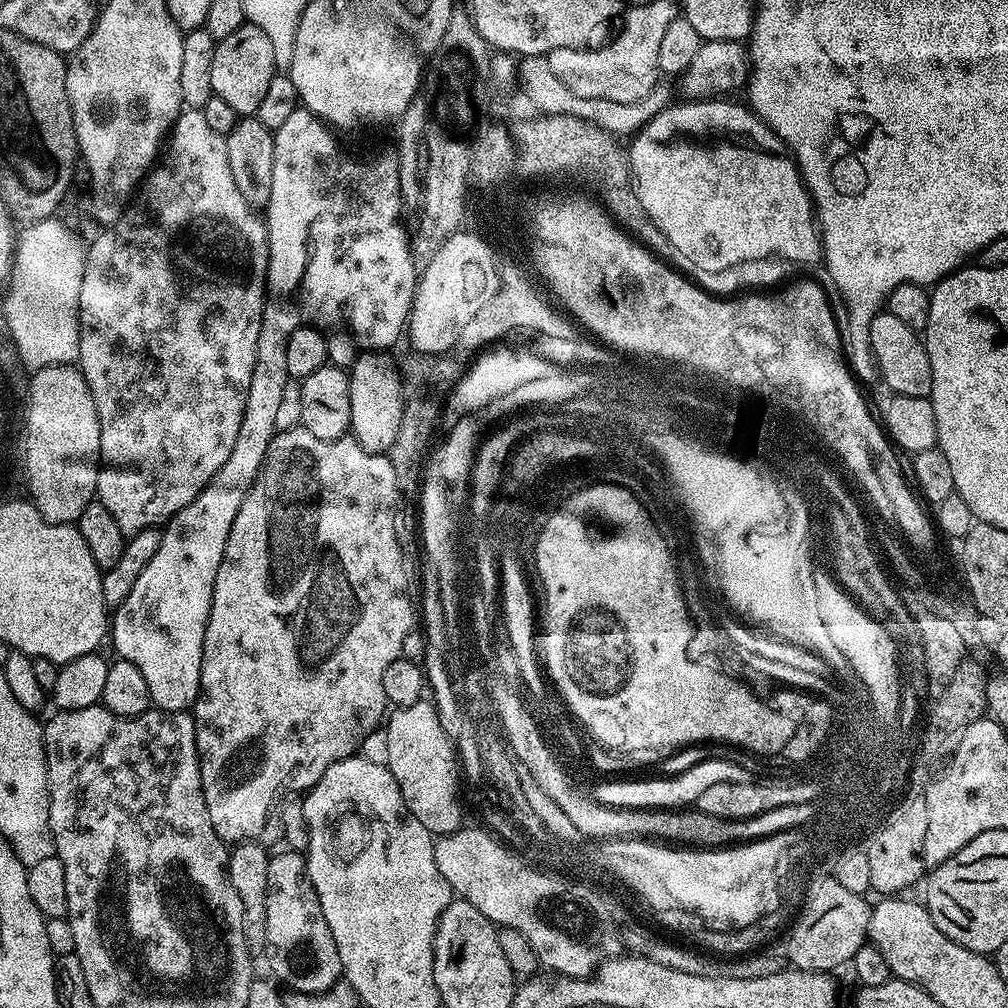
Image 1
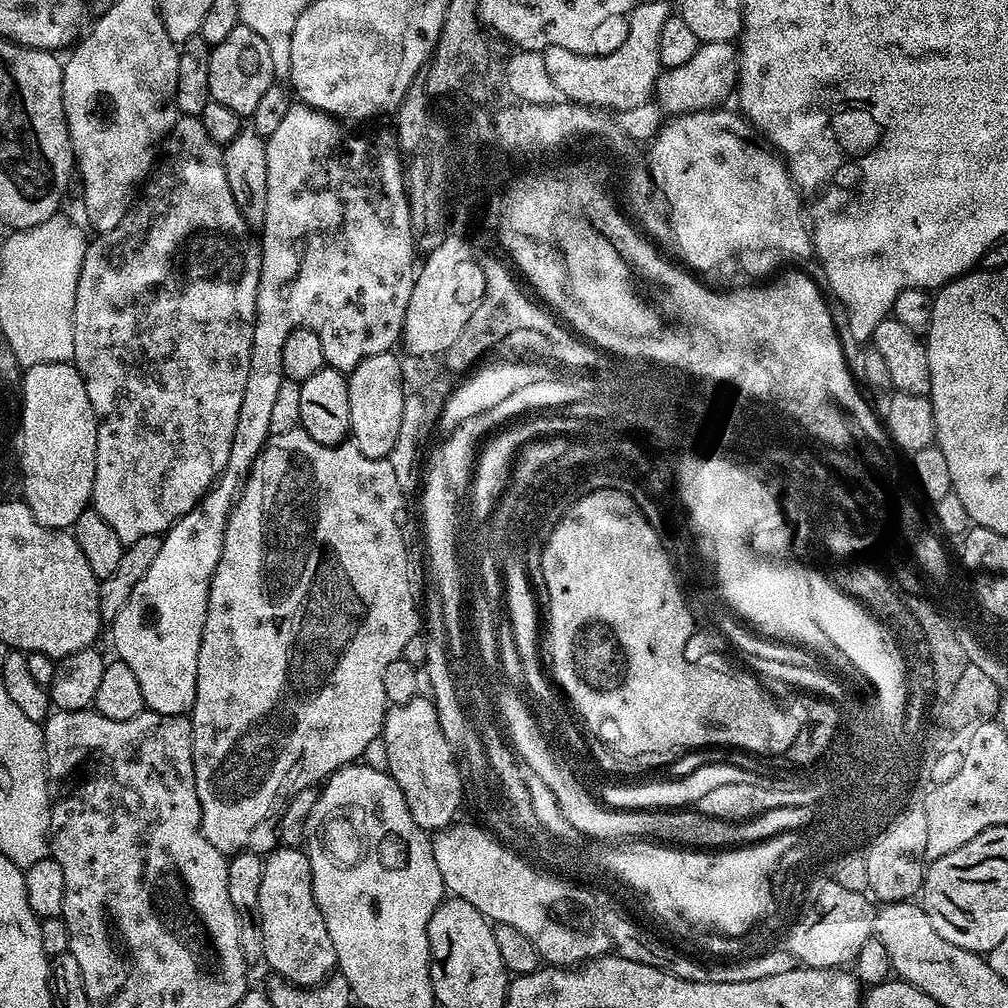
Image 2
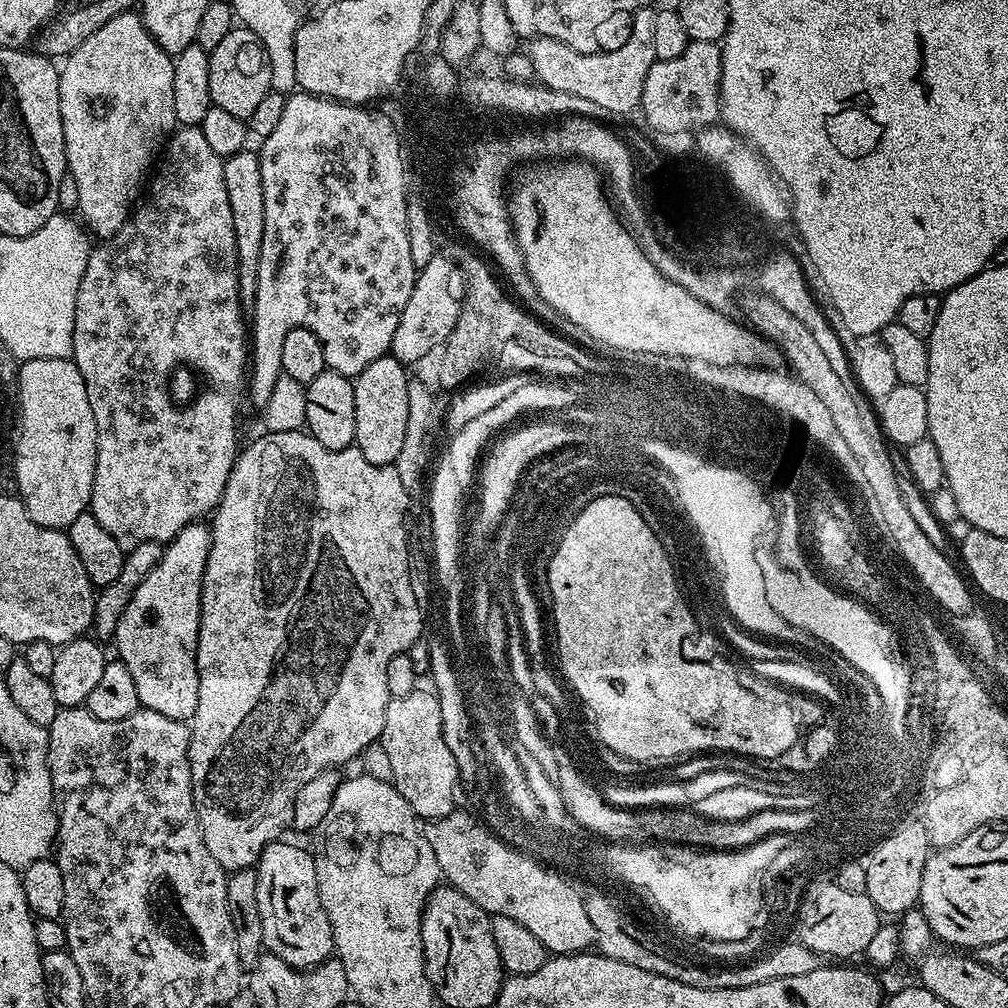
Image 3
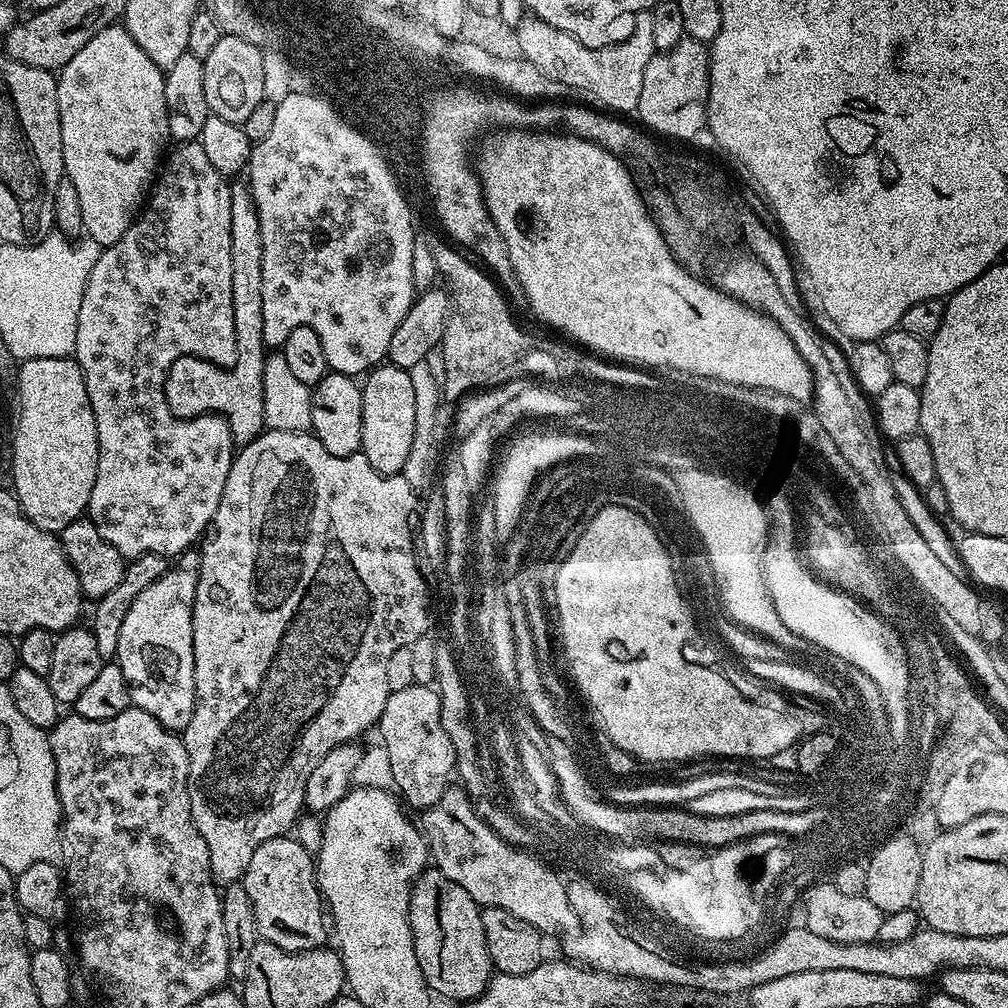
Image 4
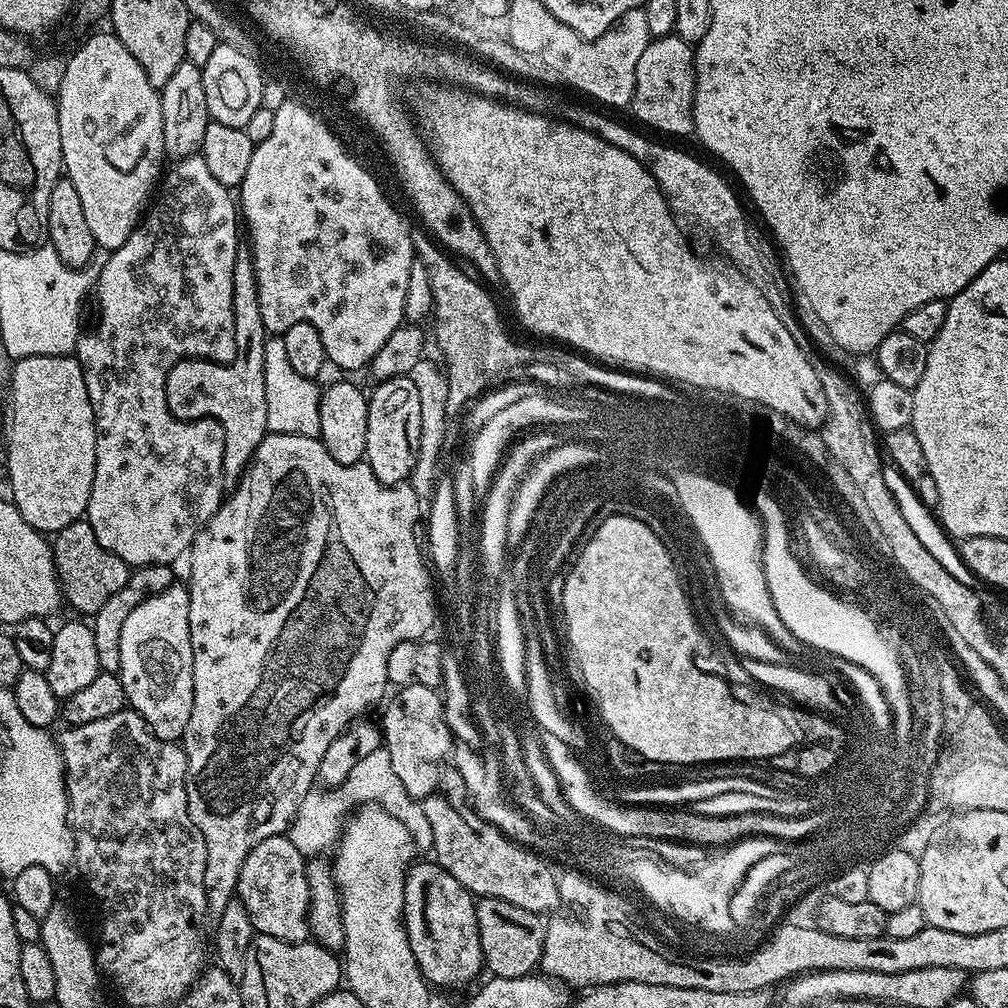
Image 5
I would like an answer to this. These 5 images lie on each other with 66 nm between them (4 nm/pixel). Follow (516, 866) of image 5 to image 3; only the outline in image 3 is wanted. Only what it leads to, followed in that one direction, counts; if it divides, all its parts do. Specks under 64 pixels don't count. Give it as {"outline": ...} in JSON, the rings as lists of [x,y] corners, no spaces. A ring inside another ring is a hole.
{"outline":[[[453,810],[450,814],[433,820],[426,828],[428,841],[434,850],[434,858],[438,858],[441,877],[451,887],[466,894],[466,898],[470,898],[470,902],[477,904],[489,916],[505,916],[514,918],[514,922],[522,922],[522,926],[526,926],[526,930],[530,930],[530,934],[534,934],[534,938],[538,938],[538,942],[542,942],[542,946],[548,949],[549,953],[575,954],[585,951],[585,897],[580,892],[580,896],[576,893],[577,885],[572,882],[567,884],[563,880],[565,877],[559,871],[547,872],[544,869],[547,867],[543,863],[536,860],[529,863],[528,860],[520,859],[520,852],[510,845],[504,844],[503,841],[496,844],[496,841],[490,840],[484,832],[481,832],[484,824],[476,816],[474,818],[470,813],[460,811]]]}

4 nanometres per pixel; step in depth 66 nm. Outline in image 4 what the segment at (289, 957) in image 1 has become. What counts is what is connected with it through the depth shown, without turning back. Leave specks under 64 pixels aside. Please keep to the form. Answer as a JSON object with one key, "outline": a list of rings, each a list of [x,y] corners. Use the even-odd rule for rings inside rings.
{"outline":[[[285,834],[262,842],[262,846],[254,850],[250,866],[246,866],[242,883],[246,894],[250,894],[250,906],[254,906],[256,931],[260,940],[268,940],[287,952],[309,952],[329,943],[330,924],[326,919],[326,904],[321,897],[320,886],[316,883],[316,861],[313,853],[306,851],[299,840]]]}

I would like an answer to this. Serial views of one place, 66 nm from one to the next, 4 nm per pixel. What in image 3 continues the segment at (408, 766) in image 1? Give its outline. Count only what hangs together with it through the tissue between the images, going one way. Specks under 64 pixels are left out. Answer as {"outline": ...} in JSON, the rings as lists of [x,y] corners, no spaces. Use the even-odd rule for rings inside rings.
{"outline":[[[417,690],[391,697],[378,743],[390,757],[391,783],[406,798],[410,810],[424,822],[450,814],[457,807],[456,787],[461,787],[458,766],[443,738],[442,706],[435,691]]]}

